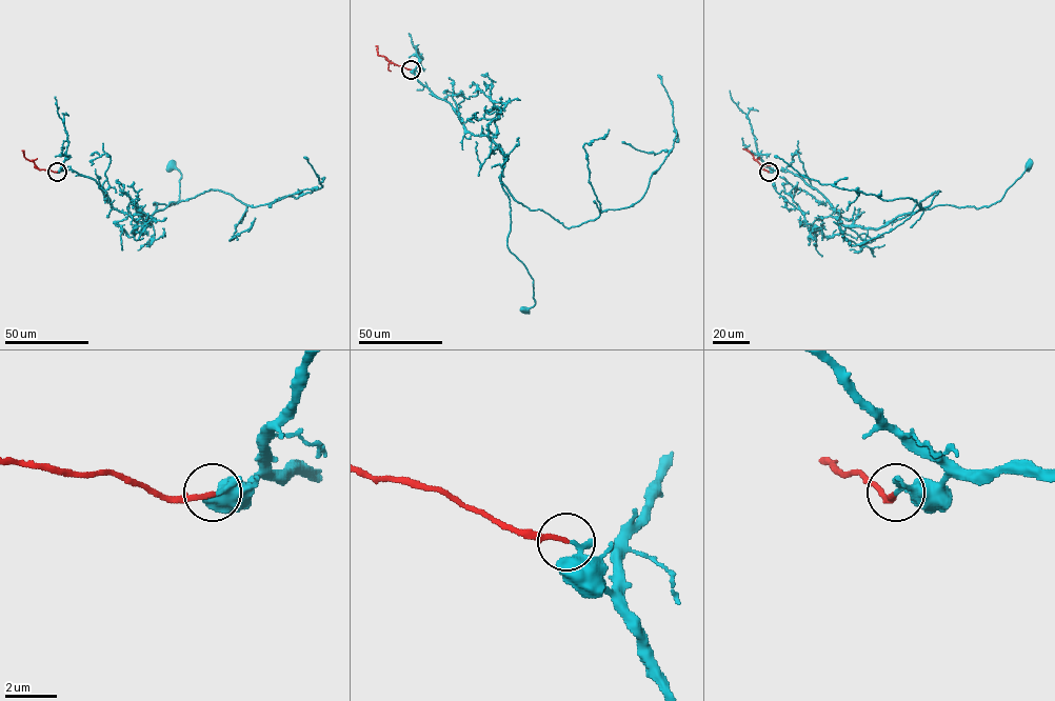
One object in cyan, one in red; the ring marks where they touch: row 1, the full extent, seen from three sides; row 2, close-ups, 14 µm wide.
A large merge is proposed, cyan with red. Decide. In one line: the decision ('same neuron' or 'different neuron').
same neuron

